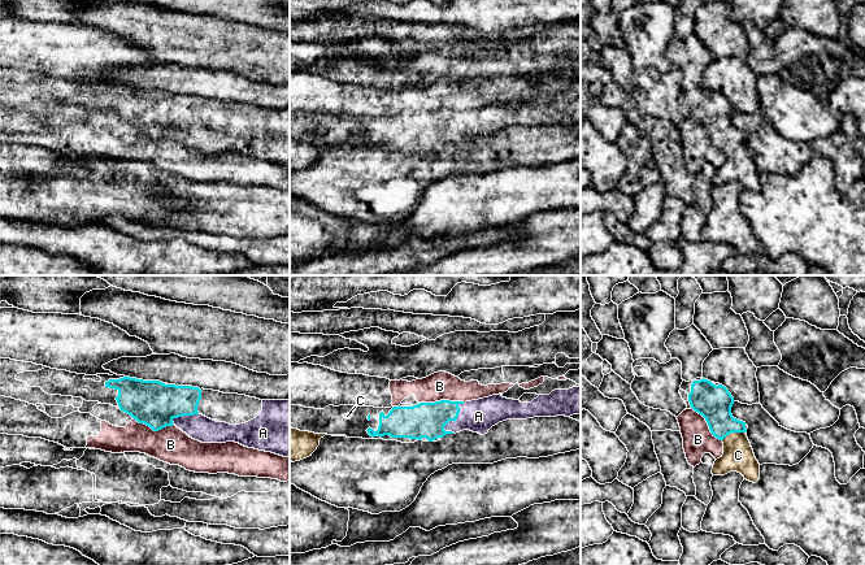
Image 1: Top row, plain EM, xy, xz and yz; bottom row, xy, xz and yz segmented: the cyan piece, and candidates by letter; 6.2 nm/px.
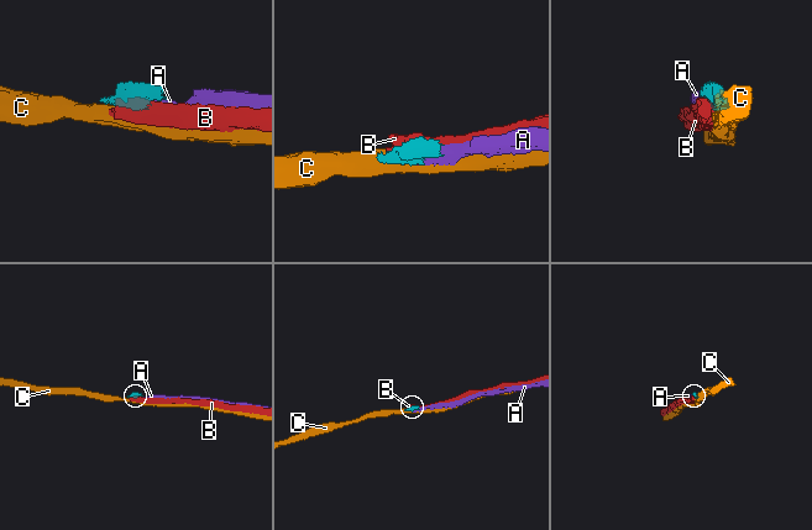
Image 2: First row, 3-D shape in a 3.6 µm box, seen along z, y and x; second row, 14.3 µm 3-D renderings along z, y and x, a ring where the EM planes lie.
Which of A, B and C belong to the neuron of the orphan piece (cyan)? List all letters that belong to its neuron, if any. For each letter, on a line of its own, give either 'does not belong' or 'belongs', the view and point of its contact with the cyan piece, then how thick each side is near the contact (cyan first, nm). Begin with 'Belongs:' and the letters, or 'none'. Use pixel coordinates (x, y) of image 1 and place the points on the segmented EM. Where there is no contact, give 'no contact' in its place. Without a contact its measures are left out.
Belongs: A
A: belongs | xz (456, 418) | 220/200 nm
B: does not belong | xz (442, 400) | 220/180 nm
C: does not belong | yz (733, 431) | 220/190 nm

